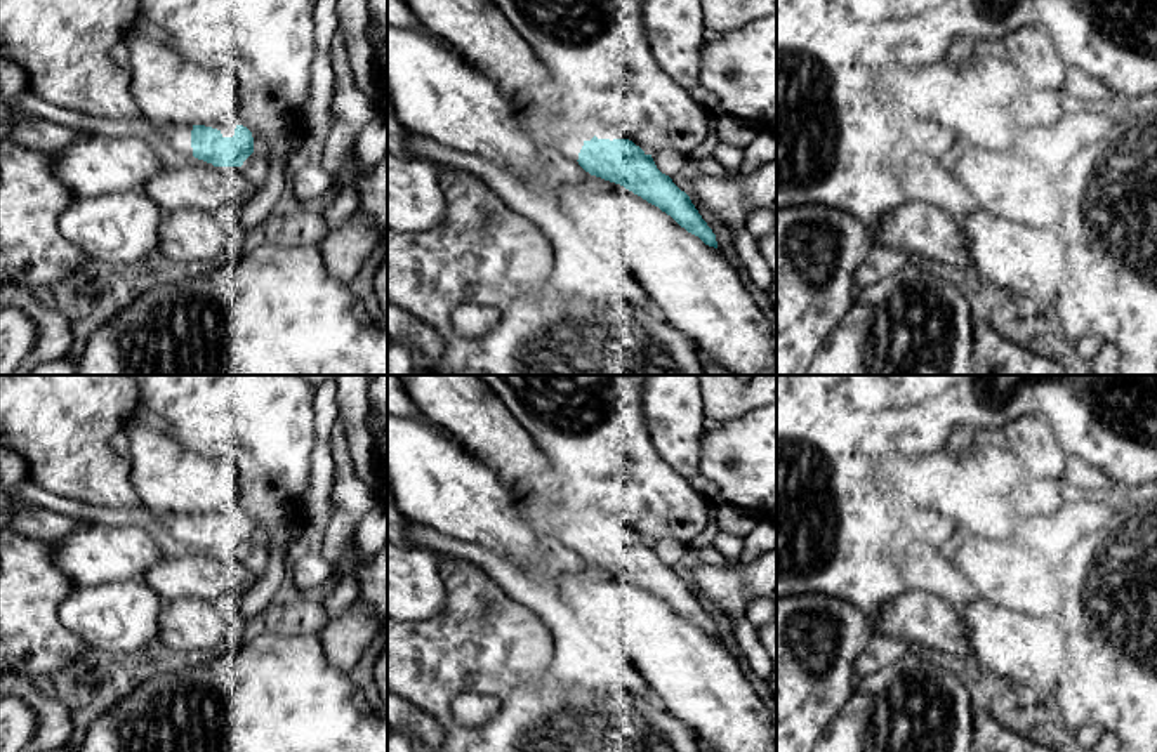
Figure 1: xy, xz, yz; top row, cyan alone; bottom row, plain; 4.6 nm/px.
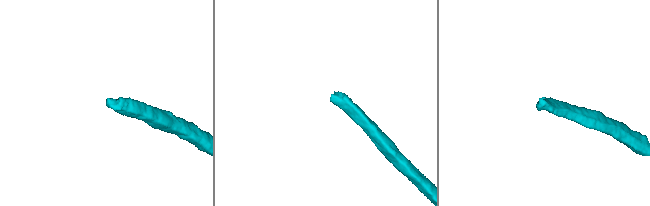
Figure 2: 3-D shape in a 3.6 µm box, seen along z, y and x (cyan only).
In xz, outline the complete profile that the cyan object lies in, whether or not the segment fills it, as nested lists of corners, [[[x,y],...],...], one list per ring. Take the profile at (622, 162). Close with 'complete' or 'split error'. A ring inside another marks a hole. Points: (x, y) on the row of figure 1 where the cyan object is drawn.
[[[528,106],[514,109],[516,123],[542,148],[556,148],[591,175],[624,186],[671,215],[688,233],[717,248],[716,234],[702,219],[690,196],[662,174],[651,155],[629,139],[584,141],[572,120]]]; split error

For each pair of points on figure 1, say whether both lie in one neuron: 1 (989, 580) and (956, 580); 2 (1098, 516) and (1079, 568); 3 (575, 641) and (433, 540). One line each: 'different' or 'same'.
1: different
2: different
3: same

